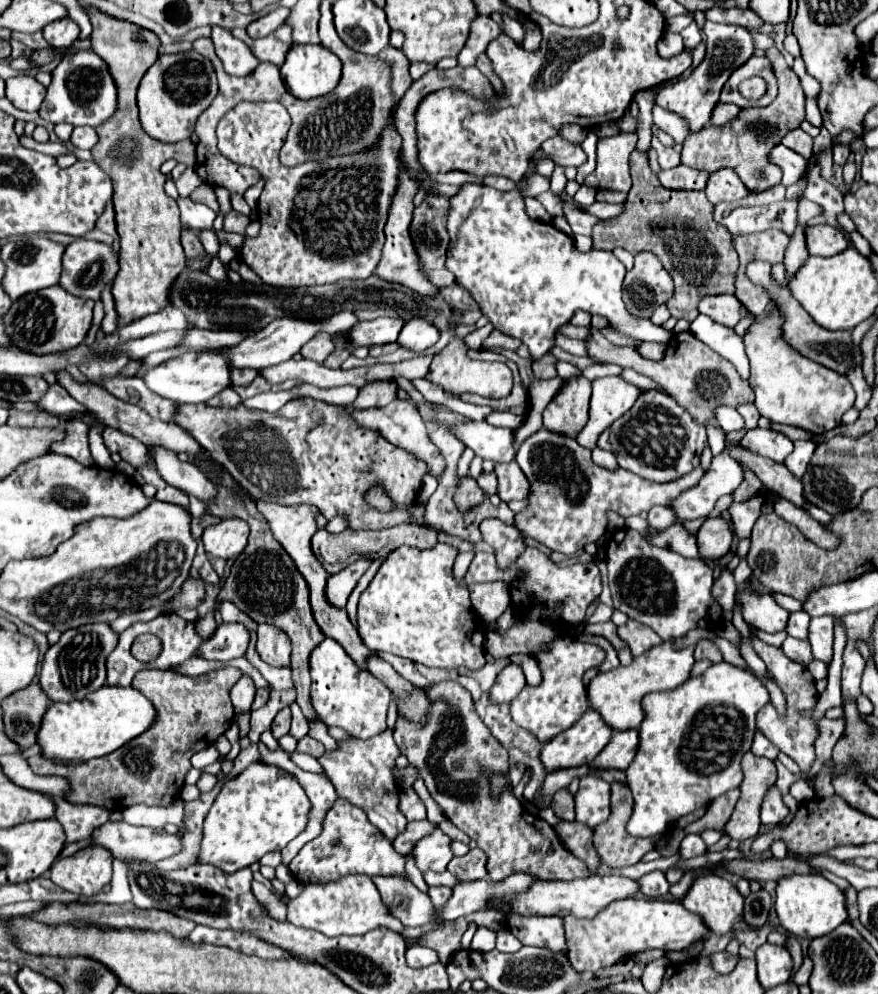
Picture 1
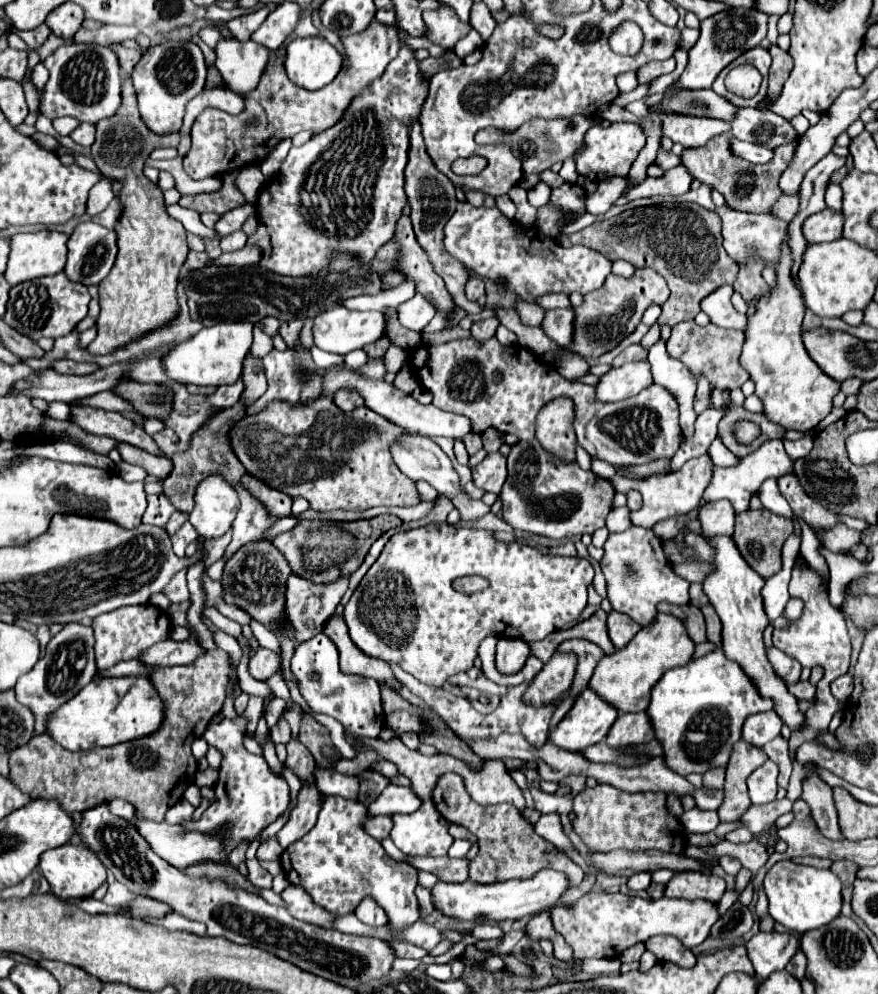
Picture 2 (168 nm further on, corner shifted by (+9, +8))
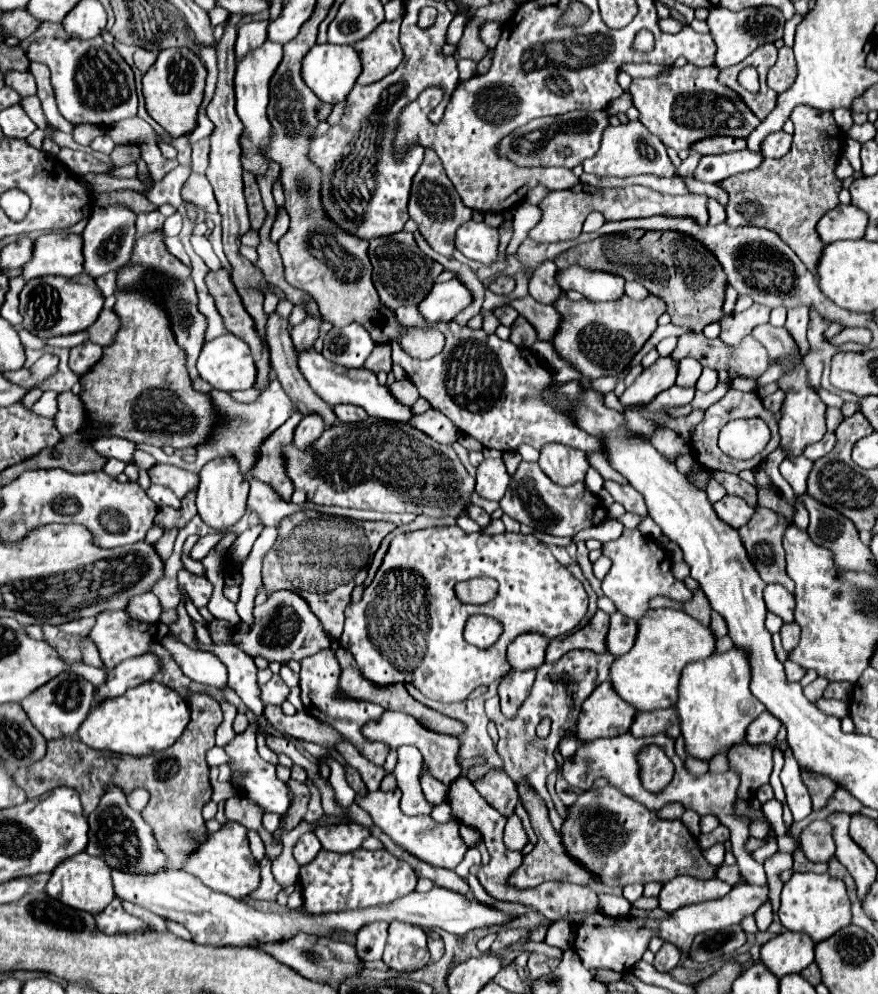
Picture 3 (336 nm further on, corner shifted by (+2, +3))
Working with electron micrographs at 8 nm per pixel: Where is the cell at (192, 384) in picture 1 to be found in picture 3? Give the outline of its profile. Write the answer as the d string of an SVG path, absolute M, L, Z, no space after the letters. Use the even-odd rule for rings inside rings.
M230 332L206 342L196 366L206 382L224 392L252 388L256 380L250 348Z

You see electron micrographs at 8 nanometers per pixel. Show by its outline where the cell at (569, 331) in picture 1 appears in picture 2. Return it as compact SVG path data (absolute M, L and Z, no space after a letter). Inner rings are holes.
M517 297L515 309L517 309L523 325L537 327L537 325L543 321L543 309L541 309L537 303L529 303L529 301L523 301L523 299Z

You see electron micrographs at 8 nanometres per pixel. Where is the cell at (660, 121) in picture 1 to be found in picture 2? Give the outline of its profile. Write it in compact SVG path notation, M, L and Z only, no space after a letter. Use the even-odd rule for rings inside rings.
M661 113L663 117L663 135L673 143L681 143L685 149L697 149L707 145L711 137L729 133L731 125L719 119L707 117L683 117L677 113Z

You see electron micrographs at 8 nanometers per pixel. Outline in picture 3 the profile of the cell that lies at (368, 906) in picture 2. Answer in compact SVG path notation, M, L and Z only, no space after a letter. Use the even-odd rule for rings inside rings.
M370 922L358 930L356 950L362 954L362 960L380 960L386 944L386 922Z

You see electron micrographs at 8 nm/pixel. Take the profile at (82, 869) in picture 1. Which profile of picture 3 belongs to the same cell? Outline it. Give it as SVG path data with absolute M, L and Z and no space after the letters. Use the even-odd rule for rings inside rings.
M80 852L72 858L62 860L54 868L54 872L46 884L46 892L66 906L72 906L76 910L86 910L90 914L98 914L114 898L114 886L112 886L110 874L112 874L112 870L106 866L106 862L102 862L102 858L94 858L86 852Z

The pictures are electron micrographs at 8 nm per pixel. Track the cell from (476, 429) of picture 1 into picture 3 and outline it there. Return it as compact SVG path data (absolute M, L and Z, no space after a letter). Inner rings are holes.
M316 350L302 352L298 356L298 368L302 370L302 374L308 380L308 384L312 386L312 390L326 404L330 404L330 406L336 406L336 404L356 404L356 406L362 406L370 416L384 418L384 420L394 420L394 422L410 422L416 416L412 412L412 406L406 406L400 400L396 400L392 396L390 388L378 384L376 374L370 372L370 370L366 370L366 368L346 368L346 366L338 366L338 364L326 360Z

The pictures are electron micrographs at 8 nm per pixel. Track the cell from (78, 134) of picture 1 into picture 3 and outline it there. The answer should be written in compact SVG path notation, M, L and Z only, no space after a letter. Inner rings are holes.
M102 134L102 136L98 136L98 138L92 140L90 148L96 150L96 152L102 152L102 154L110 154L112 148L114 148L114 142L112 142L112 138L108 134Z

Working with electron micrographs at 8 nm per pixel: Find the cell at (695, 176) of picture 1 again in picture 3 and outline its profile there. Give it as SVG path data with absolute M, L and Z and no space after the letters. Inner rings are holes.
M578 182L576 186L568 190L556 190L550 192L542 202L542 220L530 230L530 238L536 242L558 242L576 238L582 230L582 224L586 216L594 210L602 212L606 220L624 220L624 218L644 218L654 214L670 214L670 216L692 216L696 222L706 224L708 222L708 210L706 210L706 196L696 194L684 194L684 196L666 196L660 192L654 192L644 186L626 186L626 188L594 188L590 184Z

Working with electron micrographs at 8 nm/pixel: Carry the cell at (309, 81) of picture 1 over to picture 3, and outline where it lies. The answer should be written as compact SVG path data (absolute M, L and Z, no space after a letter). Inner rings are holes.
M316 44L302 58L302 80L322 102L330 102L330 104L336 104L350 94L360 70L362 70L362 64L360 64L360 58L352 46Z

